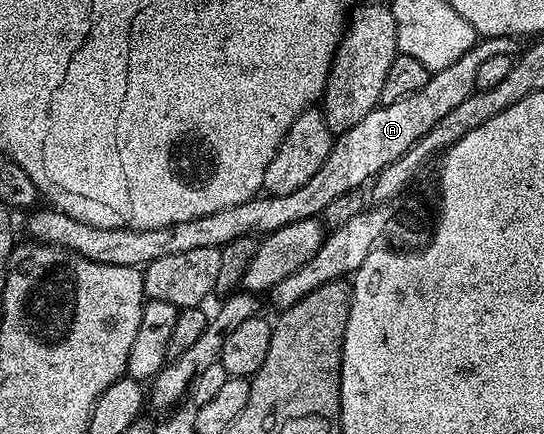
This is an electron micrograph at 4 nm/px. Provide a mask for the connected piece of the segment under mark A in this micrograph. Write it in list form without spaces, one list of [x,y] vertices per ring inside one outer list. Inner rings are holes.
[[[497,36],[496,38],[480,37],[469,52],[465,52],[459,60],[454,60],[447,68],[432,73],[429,84],[418,92],[409,92],[401,100],[388,106],[377,105],[363,120],[359,120],[353,128],[338,135],[331,143],[329,156],[325,156],[325,164],[313,172],[309,184],[301,184],[297,192],[288,194],[272,194],[256,196],[247,202],[242,202],[229,208],[221,208],[221,212],[209,212],[209,216],[197,216],[193,220],[185,220],[181,224],[173,224],[165,228],[149,228],[148,230],[130,230],[129,228],[97,228],[93,224],[85,224],[81,220],[73,220],[65,212],[54,208],[39,210],[35,208],[26,215],[28,239],[43,242],[47,246],[56,246],[81,254],[99,264],[117,264],[121,268],[144,268],[163,256],[176,255],[179,252],[192,251],[195,248],[215,248],[226,242],[248,236],[266,236],[277,228],[285,228],[285,224],[293,224],[297,220],[319,218],[323,209],[337,196],[343,196],[356,191],[380,174],[385,167],[393,164],[437,120],[441,120],[457,104],[463,103],[470,94],[474,94],[477,71],[485,60],[493,56],[518,55],[521,50],[519,38],[513,36]]]

